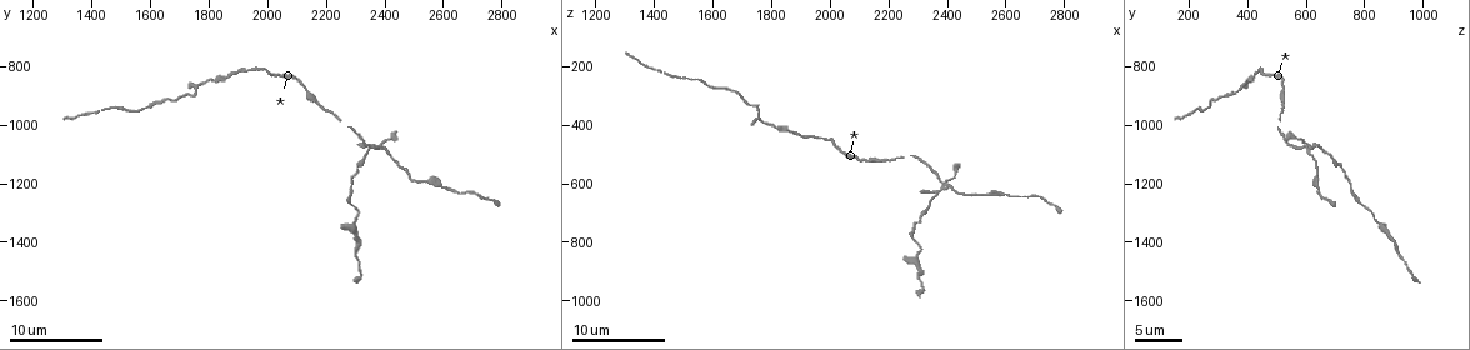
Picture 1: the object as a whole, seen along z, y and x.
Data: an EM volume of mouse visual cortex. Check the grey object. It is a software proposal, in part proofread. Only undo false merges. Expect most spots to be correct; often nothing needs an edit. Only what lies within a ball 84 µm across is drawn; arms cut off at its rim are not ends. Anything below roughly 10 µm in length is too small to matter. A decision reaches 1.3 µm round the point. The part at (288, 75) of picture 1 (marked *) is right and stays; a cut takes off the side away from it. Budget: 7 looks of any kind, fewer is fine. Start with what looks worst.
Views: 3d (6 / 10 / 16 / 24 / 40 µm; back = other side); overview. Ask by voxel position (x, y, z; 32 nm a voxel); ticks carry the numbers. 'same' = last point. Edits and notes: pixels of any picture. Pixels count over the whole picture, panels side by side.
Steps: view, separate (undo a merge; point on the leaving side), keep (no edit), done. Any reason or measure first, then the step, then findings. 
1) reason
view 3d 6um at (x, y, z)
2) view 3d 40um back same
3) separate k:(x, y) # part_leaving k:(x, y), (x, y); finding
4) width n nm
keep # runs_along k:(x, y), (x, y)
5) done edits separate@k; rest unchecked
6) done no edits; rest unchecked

four or more arms meet
view 3d 16um at (2390, 1080, 630)

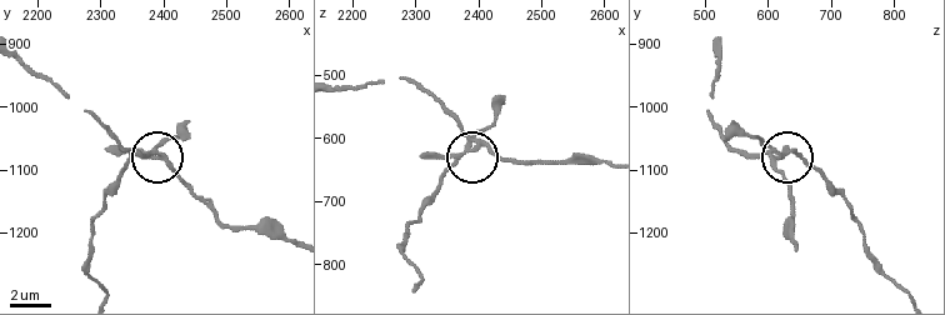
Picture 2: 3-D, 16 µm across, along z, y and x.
side_arm 16 um; arms 5
separate 2:(178, 138) # two neurons meet here

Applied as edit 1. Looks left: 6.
calibre changes
view 3d 10um at (2180, 930, 520)

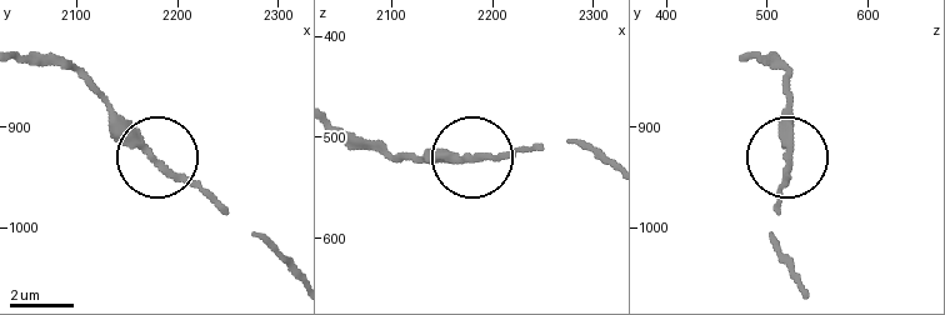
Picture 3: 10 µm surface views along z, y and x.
closer look
view 3d 6um at (2178, 932, 520)

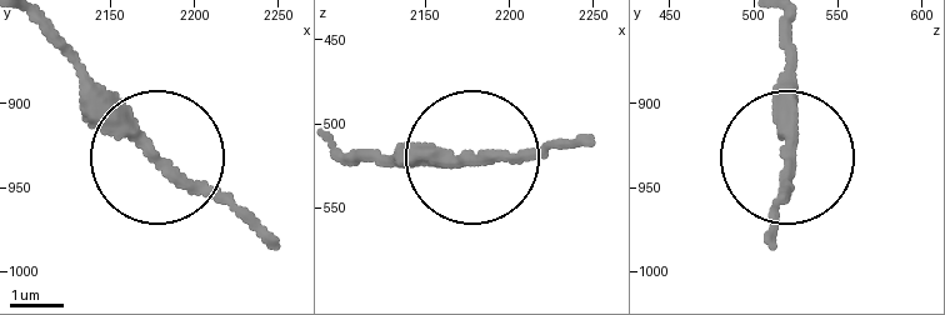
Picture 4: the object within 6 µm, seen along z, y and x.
width 230 nm
keep # all the same neuron

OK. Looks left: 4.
thick turns thin
view 3d 16um at (2530, 1200, 640)

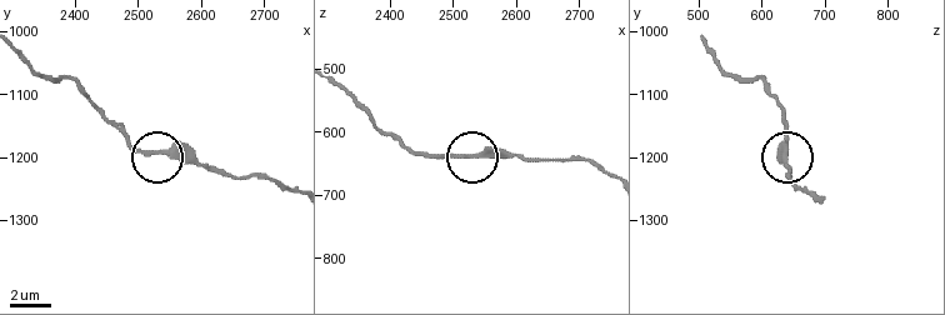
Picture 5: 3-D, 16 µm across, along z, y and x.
width 220 nm
keep # runs_along 5:(338, 85), (383, 130), (408, 148), (433, 155), (521, 155); continuous, no second neuron

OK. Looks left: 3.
done edits separate@2; rest unchecked

